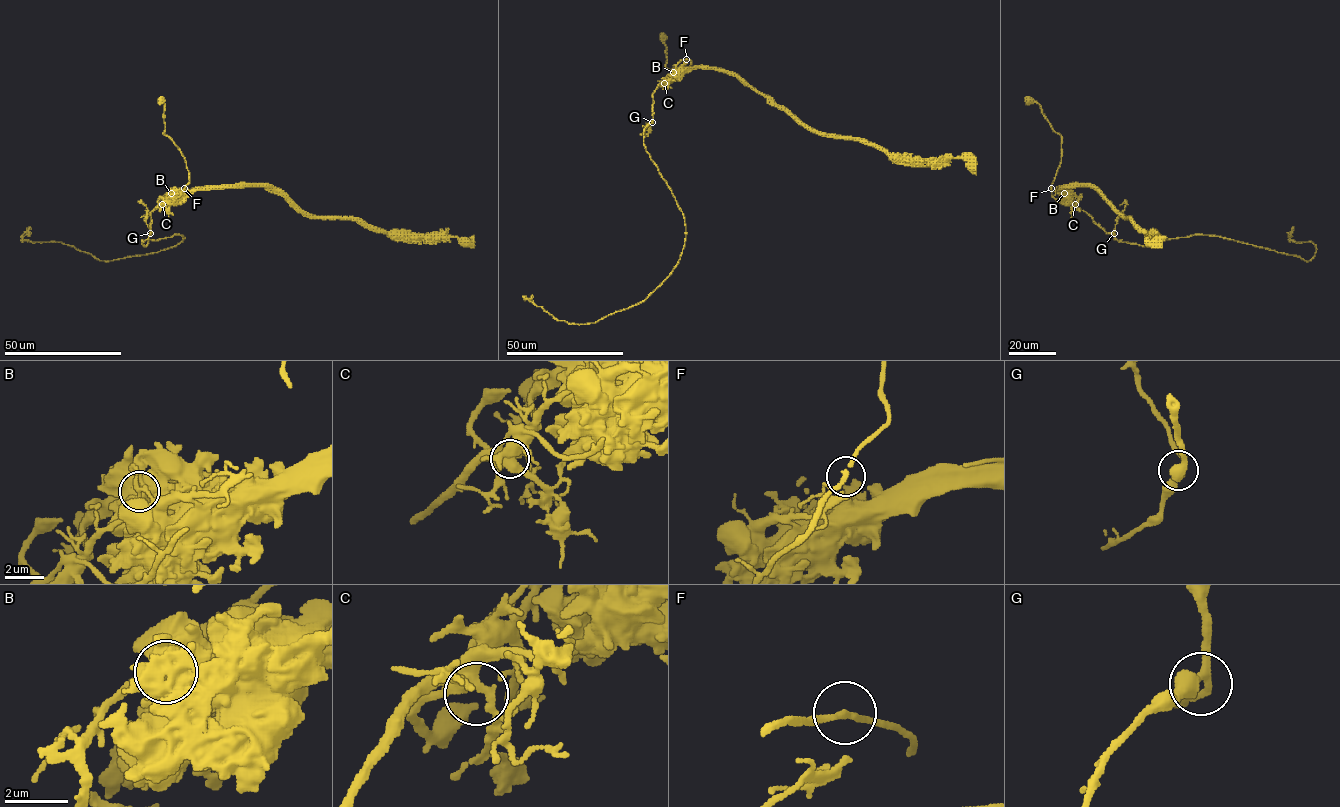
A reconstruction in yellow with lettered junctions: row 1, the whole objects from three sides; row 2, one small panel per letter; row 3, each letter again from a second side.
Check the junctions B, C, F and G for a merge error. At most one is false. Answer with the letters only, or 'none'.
B

